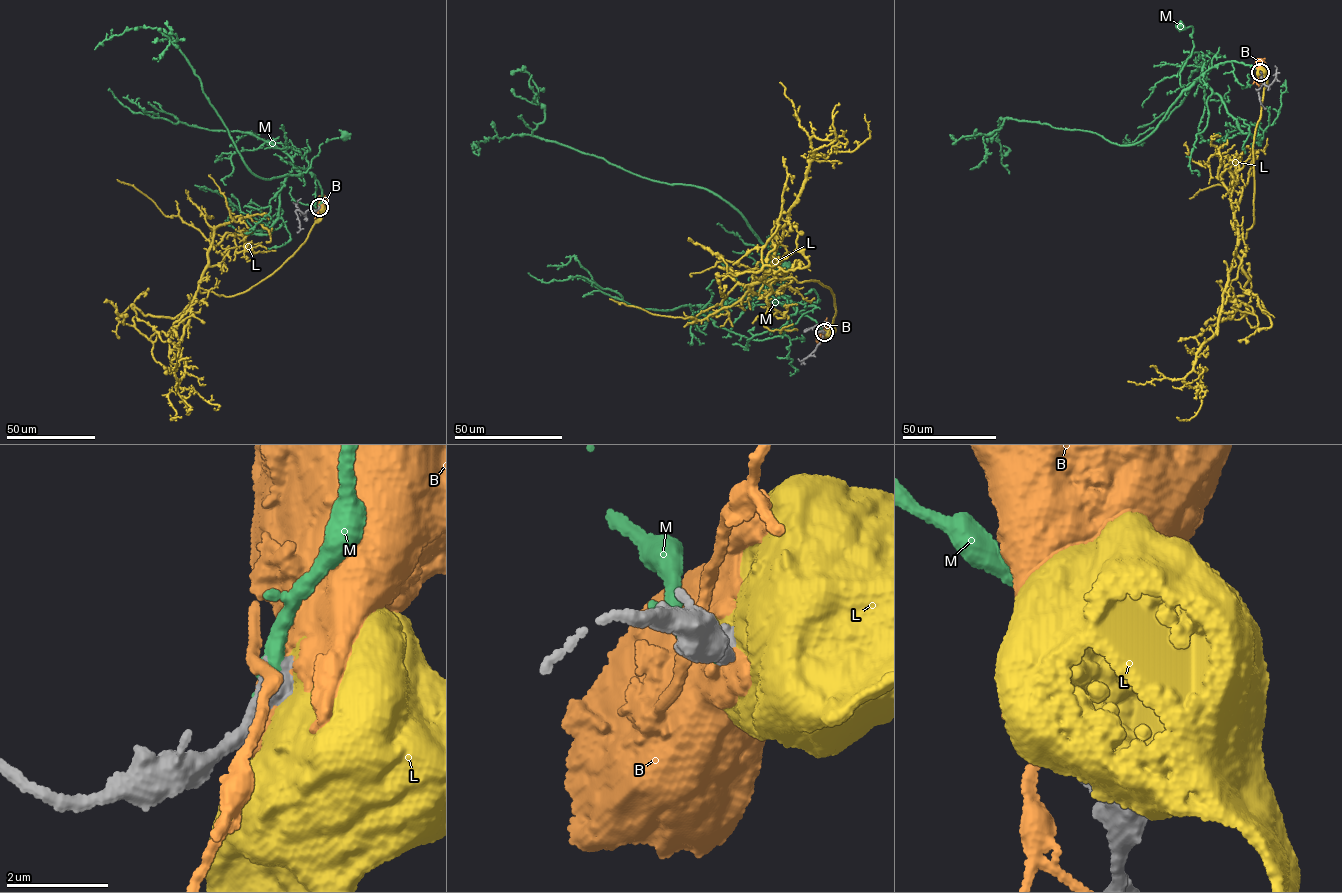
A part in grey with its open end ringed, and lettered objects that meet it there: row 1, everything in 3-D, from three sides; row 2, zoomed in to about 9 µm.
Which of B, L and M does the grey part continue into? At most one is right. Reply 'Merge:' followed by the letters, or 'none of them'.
Merge: M

